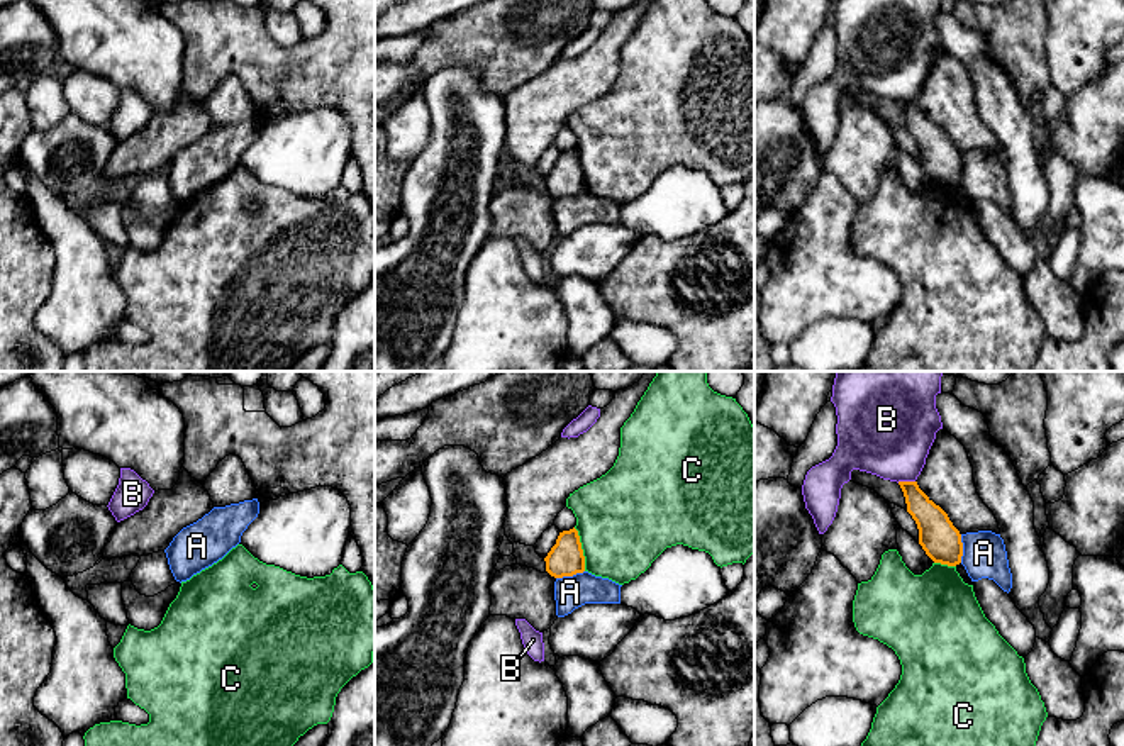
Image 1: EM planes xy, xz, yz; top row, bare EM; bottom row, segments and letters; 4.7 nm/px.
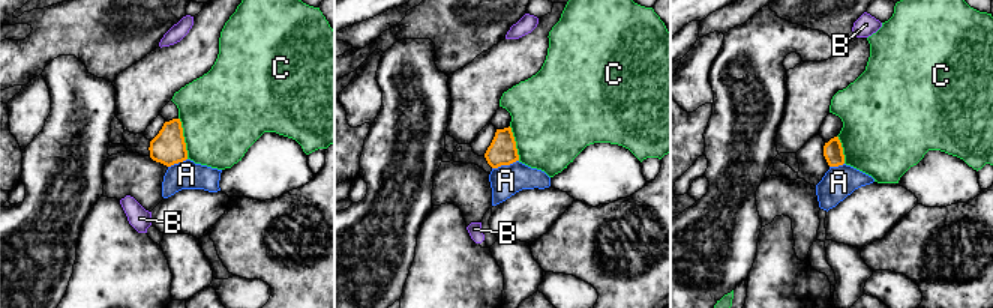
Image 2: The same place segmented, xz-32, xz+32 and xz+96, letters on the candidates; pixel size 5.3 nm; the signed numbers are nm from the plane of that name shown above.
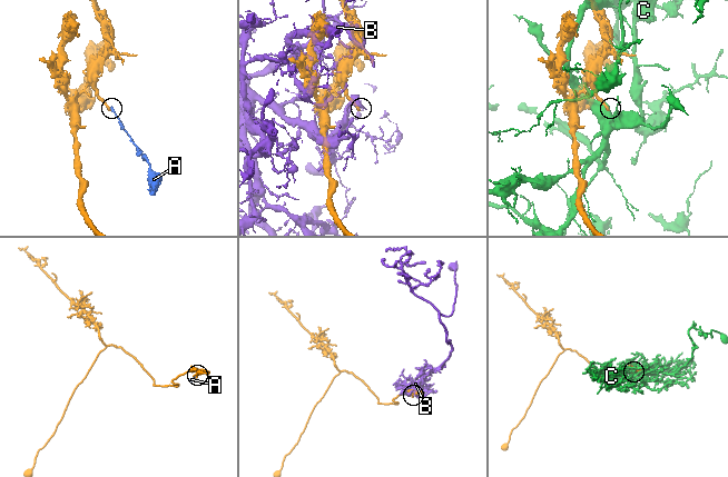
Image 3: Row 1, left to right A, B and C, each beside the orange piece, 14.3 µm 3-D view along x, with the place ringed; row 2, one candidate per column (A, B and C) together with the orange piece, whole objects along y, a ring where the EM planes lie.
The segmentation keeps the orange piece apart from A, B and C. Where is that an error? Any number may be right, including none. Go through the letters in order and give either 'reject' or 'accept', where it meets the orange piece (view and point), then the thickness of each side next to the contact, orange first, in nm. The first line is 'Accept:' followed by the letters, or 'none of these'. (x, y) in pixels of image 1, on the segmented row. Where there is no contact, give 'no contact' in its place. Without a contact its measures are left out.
Accept: none of these
A: reject | xz (570, 575) | 160/160 nm
B: reject | yz (906, 482) | 160/420 nm
C: reject | xz (582, 550) | 160/460 nm

